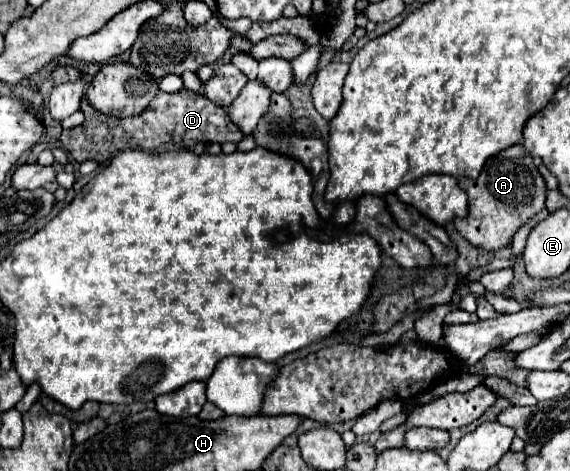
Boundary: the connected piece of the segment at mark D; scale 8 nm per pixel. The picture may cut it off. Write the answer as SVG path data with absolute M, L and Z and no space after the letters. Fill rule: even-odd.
M186 88L174 94L158 92L142 114L130 118L110 118L100 114L98 110L92 110L92 106L82 106L82 112L86 114L84 124L64 130L60 136L60 142L76 162L96 160L100 164L106 164L126 148L158 150L162 144L170 144L172 148L190 150L198 142L240 142L240 138L244 136L224 108L208 102L208 98L204 98L202 94Z

